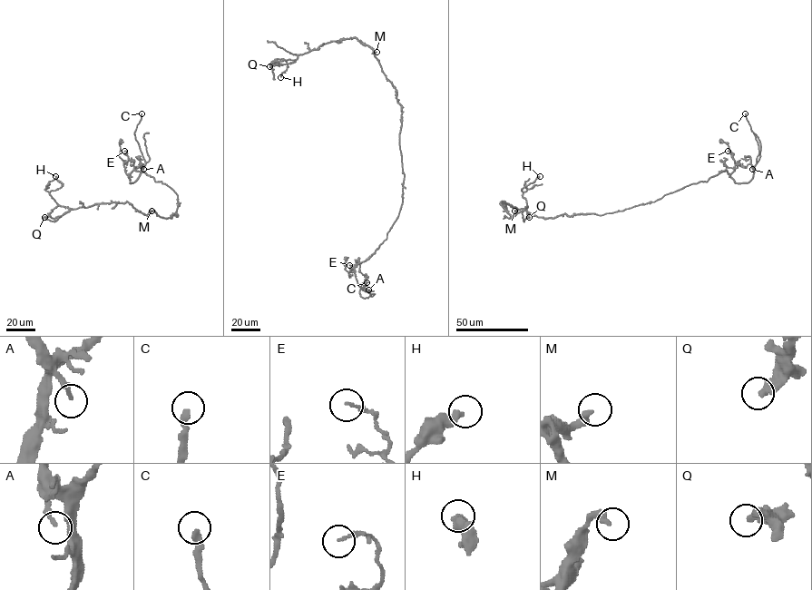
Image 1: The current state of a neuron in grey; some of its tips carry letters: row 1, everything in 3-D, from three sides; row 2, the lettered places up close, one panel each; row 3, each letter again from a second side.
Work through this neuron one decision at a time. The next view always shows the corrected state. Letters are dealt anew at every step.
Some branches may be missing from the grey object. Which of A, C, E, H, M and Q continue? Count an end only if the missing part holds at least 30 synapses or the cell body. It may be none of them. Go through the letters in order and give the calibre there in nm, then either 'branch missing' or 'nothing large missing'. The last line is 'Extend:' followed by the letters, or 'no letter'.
A: 170 nm thick; nothing large missing
C: 280 nm thick; branch missing
E: 120 nm thick; nothing large missing
H: 360 nm thick; nothing large missing
M: 280 nm thick; nothing large missing
Q: 400 nm thick; nothing large missing
Extend: C

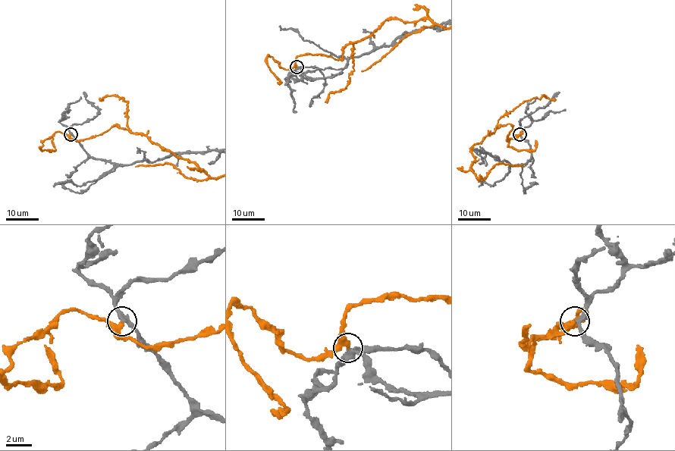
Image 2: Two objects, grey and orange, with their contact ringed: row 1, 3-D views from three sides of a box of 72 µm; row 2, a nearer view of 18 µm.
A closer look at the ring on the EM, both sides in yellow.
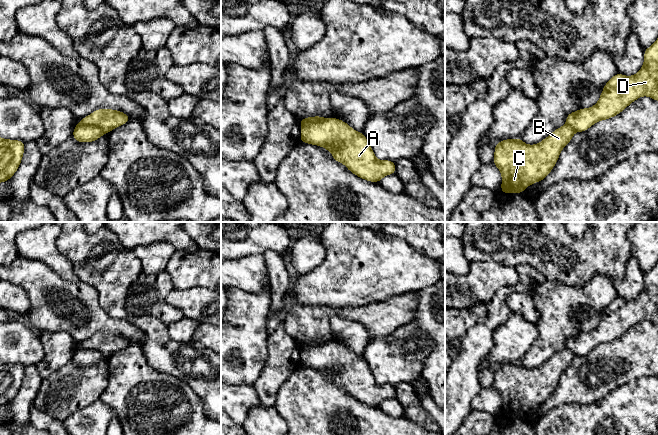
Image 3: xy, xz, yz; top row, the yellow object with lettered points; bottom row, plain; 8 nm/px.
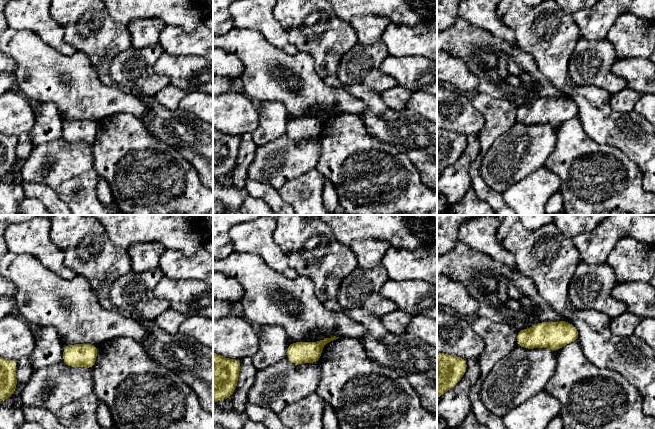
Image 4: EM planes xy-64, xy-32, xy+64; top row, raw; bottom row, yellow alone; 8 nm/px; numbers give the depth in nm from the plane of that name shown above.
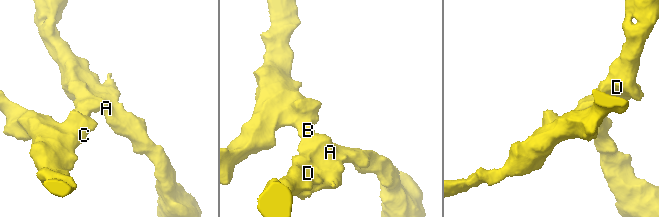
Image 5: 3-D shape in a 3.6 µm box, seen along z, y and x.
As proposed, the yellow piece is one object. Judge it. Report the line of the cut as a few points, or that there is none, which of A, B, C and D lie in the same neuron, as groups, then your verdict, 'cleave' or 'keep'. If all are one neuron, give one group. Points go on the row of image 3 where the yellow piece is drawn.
cut in xy along (77, 123), (97, 126), (104, 133); A D / B C; cleave

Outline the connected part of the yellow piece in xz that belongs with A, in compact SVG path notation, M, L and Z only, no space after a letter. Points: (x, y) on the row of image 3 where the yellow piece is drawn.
M335 117L325 118L319 122L306 122L301 124L301 136L303 143L321 146L330 151L335 161L340 162L354 175L369 181L381 182L386 175L396 173L396 165L391 160L378 160L362 132L354 130L349 124Z

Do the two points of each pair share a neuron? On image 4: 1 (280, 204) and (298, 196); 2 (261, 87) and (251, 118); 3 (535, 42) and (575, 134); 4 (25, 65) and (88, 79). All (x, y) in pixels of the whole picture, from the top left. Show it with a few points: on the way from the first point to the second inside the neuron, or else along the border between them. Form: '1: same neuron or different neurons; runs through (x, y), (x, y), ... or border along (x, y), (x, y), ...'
1: different neurons; border along (278, 191), (280, 196), (289, 204)
2: different neurons; border along (244, 93), (256, 102)
3: different neurons; border along (577, 117), (583, 130), (590, 137)
4: same neuron; runs through (41, 71), (51, 77), (72, 79)

